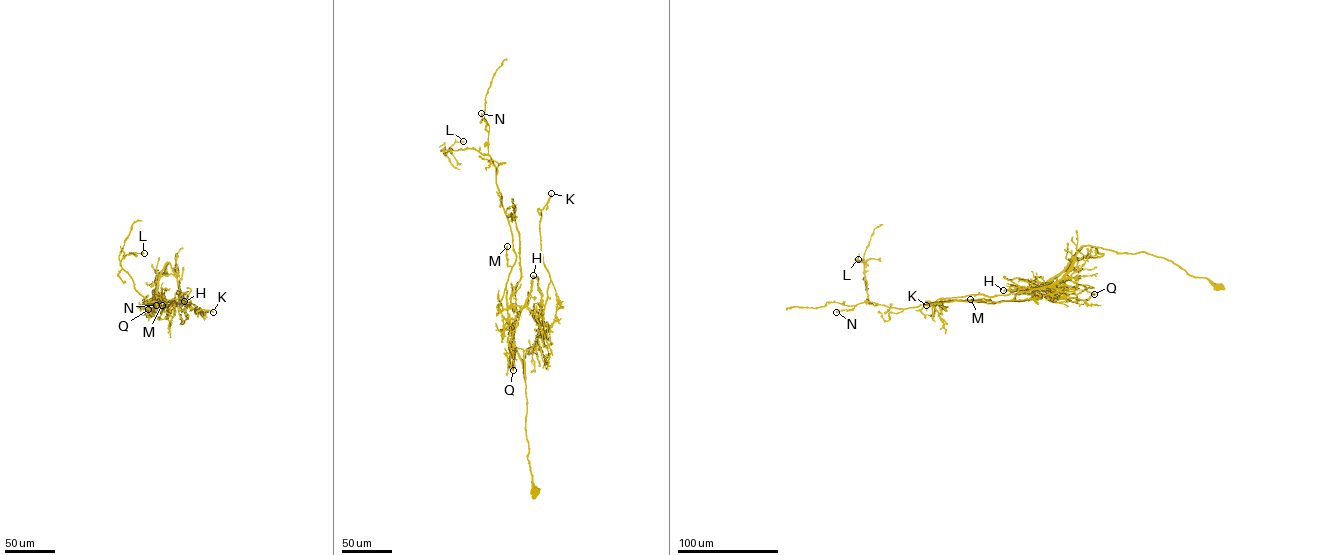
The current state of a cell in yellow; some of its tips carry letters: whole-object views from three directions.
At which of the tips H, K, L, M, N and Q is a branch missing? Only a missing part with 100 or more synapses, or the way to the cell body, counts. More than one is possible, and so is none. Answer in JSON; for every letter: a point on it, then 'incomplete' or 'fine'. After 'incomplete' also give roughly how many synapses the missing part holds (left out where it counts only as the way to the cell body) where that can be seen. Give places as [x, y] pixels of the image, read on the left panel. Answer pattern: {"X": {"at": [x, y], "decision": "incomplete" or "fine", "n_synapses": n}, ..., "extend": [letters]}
{"H": {"at": [184, 301], "decision": "incomplete", "n_synapses": 450}, "K": {"at": [213, 312], "decision": "incomplete", "n_synapses": 450}, "L": {"at": [144, 253], "decision": "fine"}, "M": {"at": [162, 305], "decision": "fine"}, "N": {"at": [156, 305], "decision": "fine"}, "Q": {"at": [148, 309], "decision": "fine"}, "extend": ["H", "K"]}

